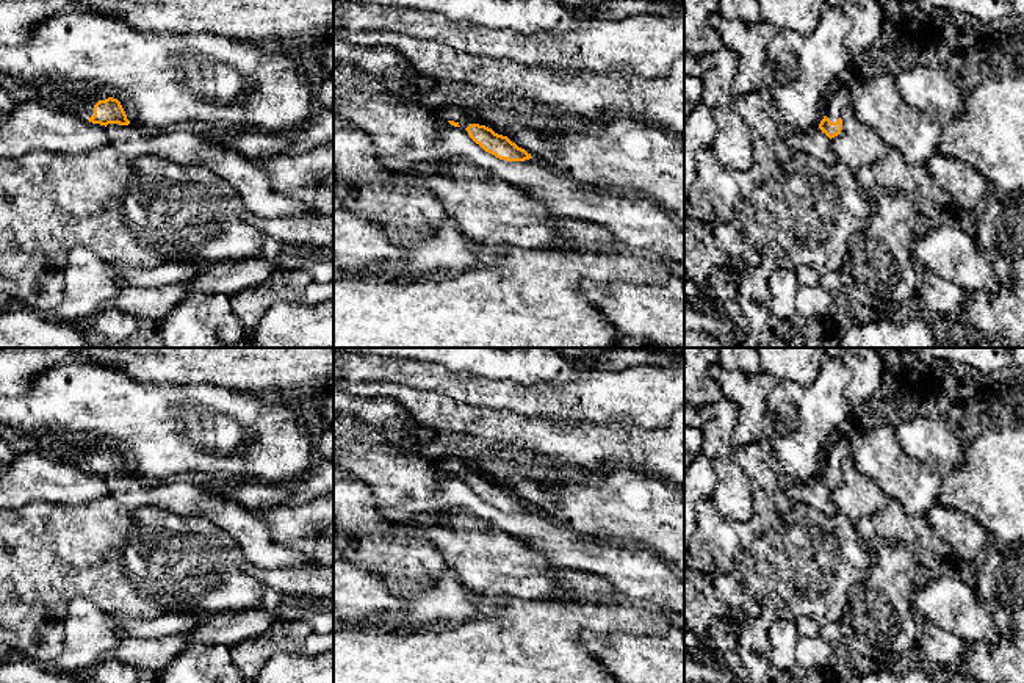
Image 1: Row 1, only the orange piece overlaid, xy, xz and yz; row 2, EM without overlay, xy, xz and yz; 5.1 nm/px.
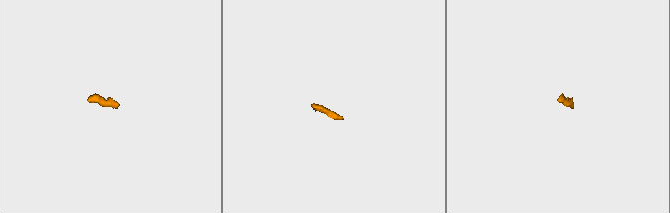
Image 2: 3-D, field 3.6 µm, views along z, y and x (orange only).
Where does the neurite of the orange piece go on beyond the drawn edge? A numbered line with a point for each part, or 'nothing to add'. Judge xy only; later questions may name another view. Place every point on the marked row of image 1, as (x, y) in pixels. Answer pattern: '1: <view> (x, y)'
1: xy (82, 107)
2: xy (180, 144)

